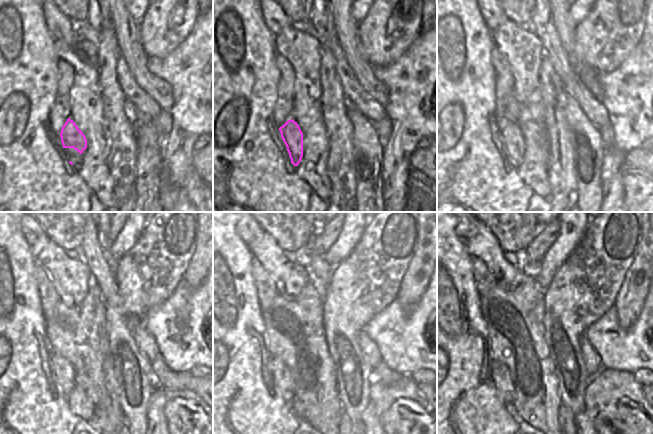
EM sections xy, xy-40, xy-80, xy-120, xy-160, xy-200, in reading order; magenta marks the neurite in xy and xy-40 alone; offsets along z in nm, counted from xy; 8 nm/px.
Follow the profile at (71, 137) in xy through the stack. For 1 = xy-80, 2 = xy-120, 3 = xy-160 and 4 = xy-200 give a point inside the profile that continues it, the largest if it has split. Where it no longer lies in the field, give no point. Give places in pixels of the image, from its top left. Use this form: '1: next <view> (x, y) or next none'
1: next xy-80 (511, 134)
2: next xy-120 (63, 372)
3: next xy-160 (282, 380)
4: next xy-200 (499, 373)

